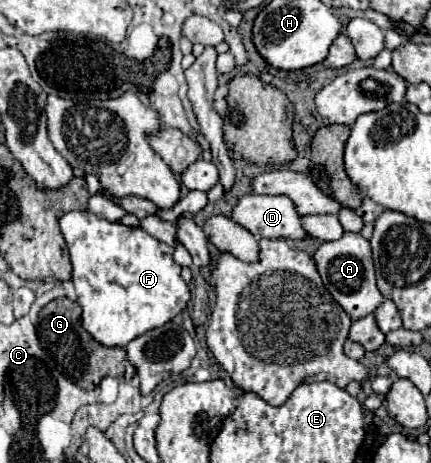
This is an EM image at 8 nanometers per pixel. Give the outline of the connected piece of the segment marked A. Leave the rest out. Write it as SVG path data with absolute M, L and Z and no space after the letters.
M346 232L340 240L324 242L316 250L314 262L322 276L324 286L334 296L334 300L346 310L346 314L350 314L352 320L372 314L382 304L384 296L380 296L380 290L376 286L376 272L374 272L370 242L362 234Z

